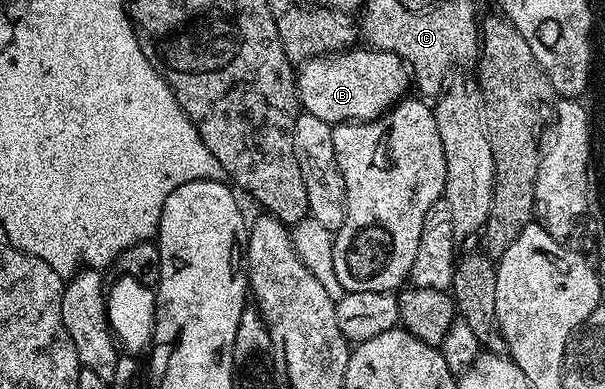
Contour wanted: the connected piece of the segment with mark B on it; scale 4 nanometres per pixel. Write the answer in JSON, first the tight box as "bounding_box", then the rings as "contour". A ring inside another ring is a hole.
{"bounding_box":[296,47,412,127],"contour":[[[355,47],[333,55],[324,57],[314,57],[310,61],[301,62],[300,68],[296,73],[296,80],[298,83],[298,104],[303,110],[312,115],[316,115],[316,119],[324,119],[331,127],[340,125],[348,121],[374,121],[376,118],[381,117],[383,113],[388,113],[393,105],[397,105],[399,101],[407,96],[406,88],[411,88],[412,78],[410,70],[405,61],[401,61],[395,53],[384,53],[373,47]]]}

